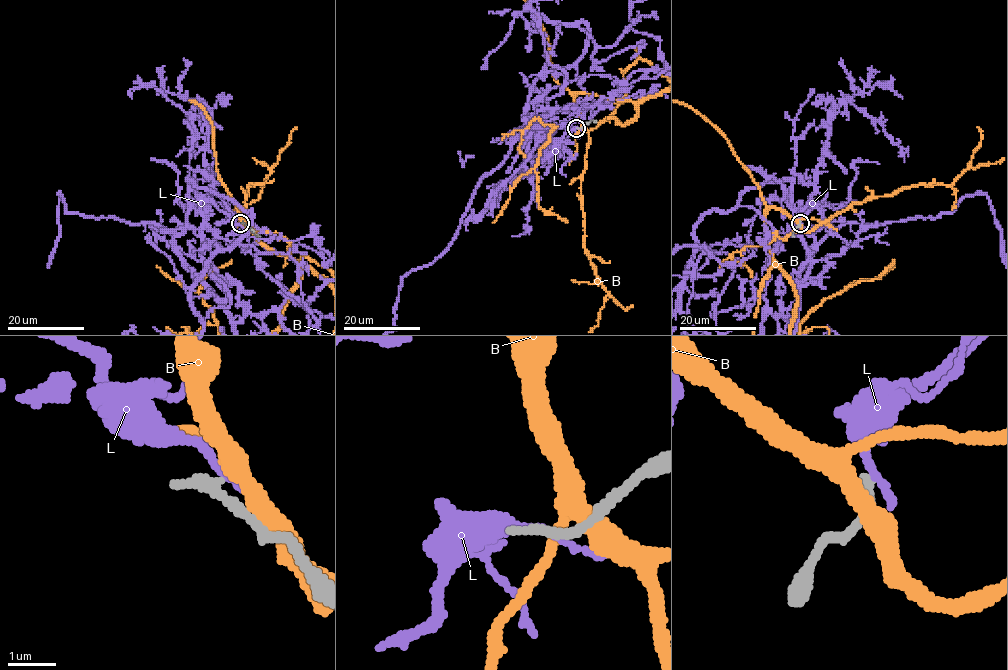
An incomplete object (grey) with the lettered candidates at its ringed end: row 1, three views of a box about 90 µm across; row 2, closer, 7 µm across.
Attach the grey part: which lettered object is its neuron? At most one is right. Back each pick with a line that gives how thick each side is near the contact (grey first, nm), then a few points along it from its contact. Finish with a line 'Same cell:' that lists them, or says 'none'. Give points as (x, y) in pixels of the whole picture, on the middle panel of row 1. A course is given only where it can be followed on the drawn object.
Same cell: none

